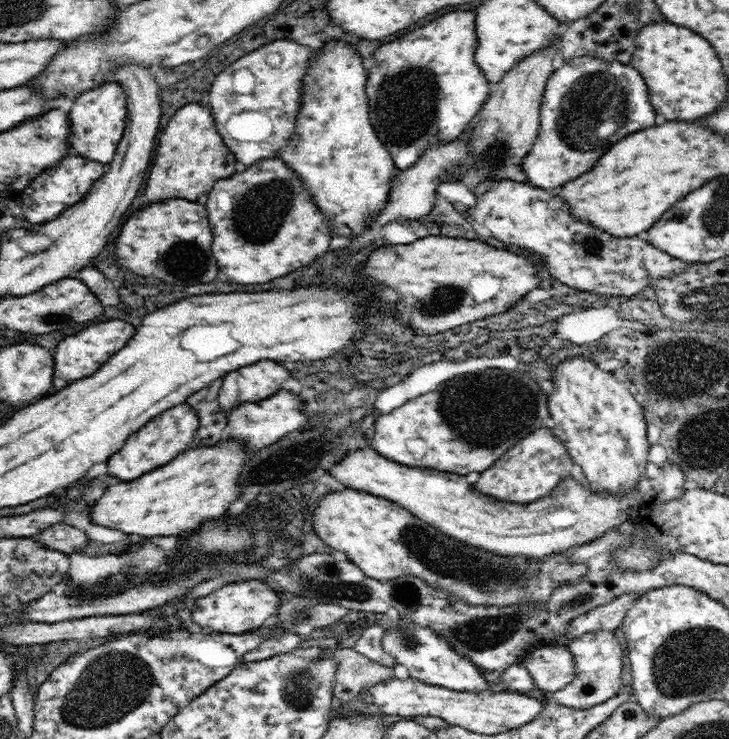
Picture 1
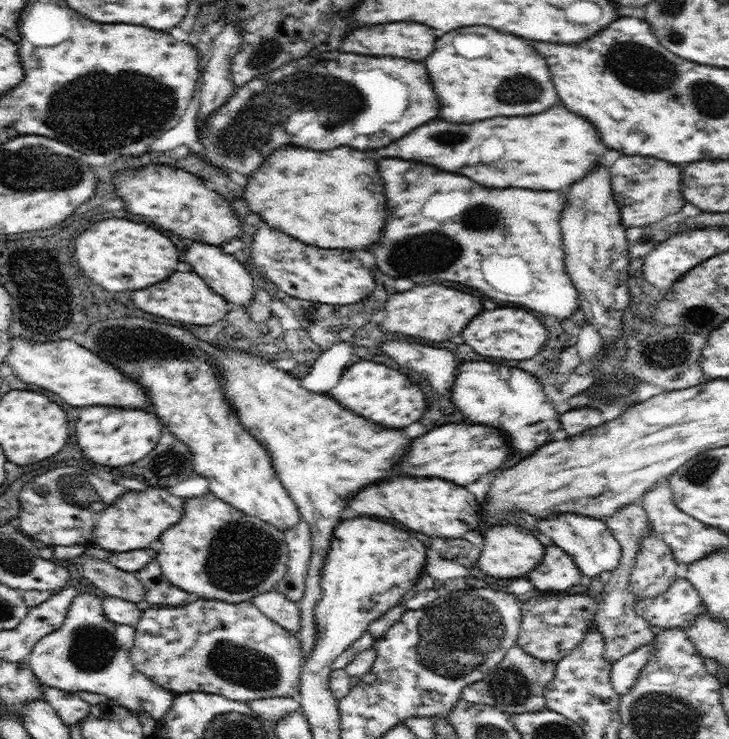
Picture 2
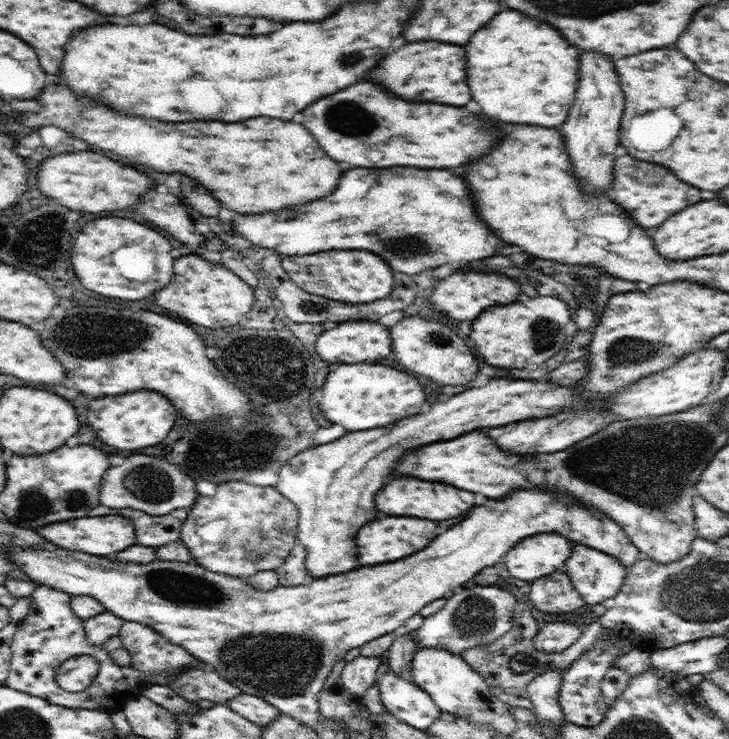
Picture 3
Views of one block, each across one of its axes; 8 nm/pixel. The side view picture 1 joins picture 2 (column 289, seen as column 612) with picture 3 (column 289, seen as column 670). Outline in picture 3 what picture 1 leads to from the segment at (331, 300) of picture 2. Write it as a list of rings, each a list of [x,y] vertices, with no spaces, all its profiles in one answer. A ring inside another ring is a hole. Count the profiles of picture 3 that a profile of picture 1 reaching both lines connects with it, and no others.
[[[330,250],[306,256],[279,255],[284,270],[302,290],[322,294],[332,300],[350,304],[374,302],[378,298],[386,298],[395,286],[393,270],[380,256],[368,250]]]

